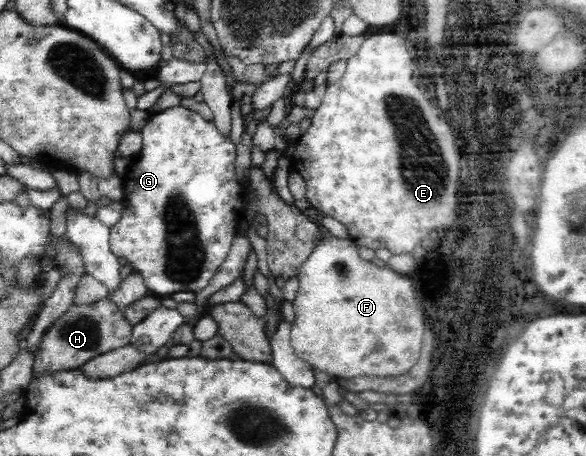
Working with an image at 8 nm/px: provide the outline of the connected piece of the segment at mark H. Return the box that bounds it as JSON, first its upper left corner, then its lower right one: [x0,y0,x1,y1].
[32,300,132,376]

